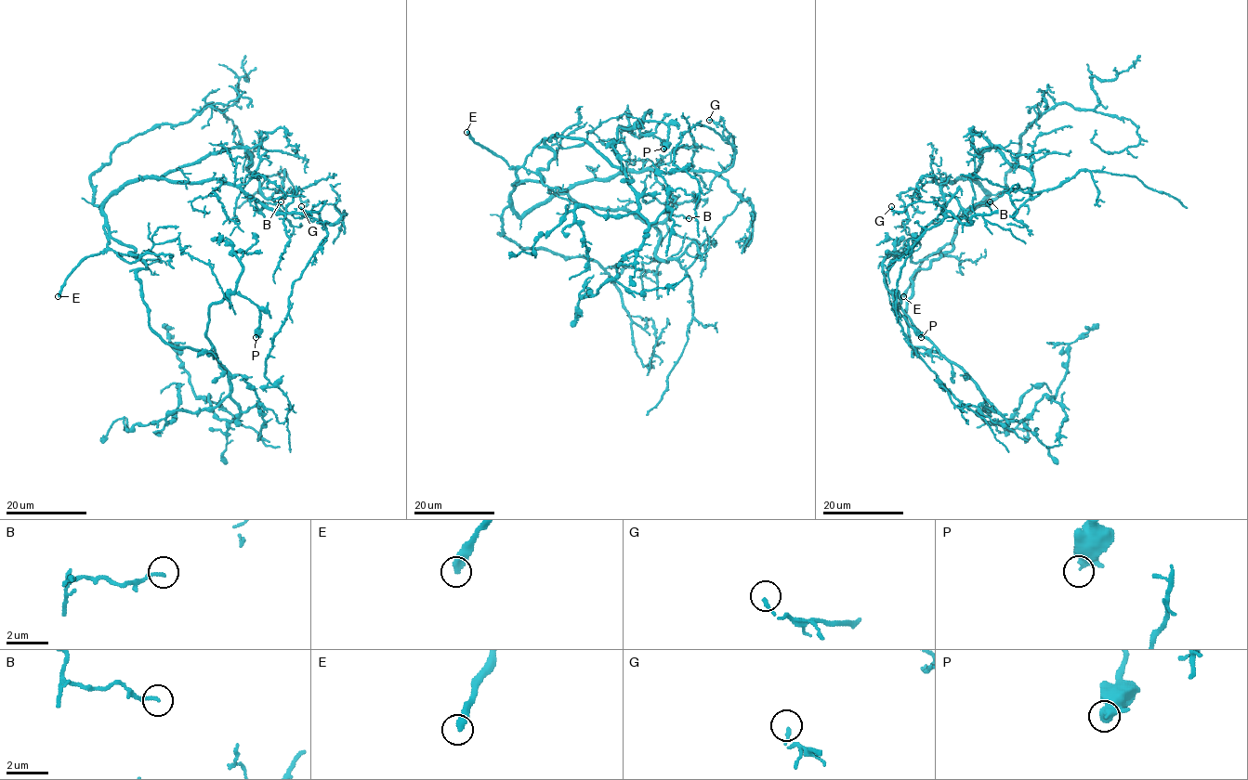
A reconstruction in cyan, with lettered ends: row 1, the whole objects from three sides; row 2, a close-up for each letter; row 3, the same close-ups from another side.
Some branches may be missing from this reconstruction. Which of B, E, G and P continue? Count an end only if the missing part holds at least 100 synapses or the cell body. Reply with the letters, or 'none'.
E

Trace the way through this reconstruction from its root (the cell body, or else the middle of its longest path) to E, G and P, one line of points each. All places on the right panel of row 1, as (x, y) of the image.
E: (988, 194), (963, 216), (952, 240), (947, 242), (939, 253), (928, 254), (924, 260), (903, 296)
G: (988, 194), (973, 179), (945, 179), (942, 214), (946, 210), (935, 201), (913, 201), (902, 212), (891, 206)
P: (988, 194), (960, 221), (952, 248), (912, 278), (909, 340), (939, 354), (892, 294), (921, 337)

